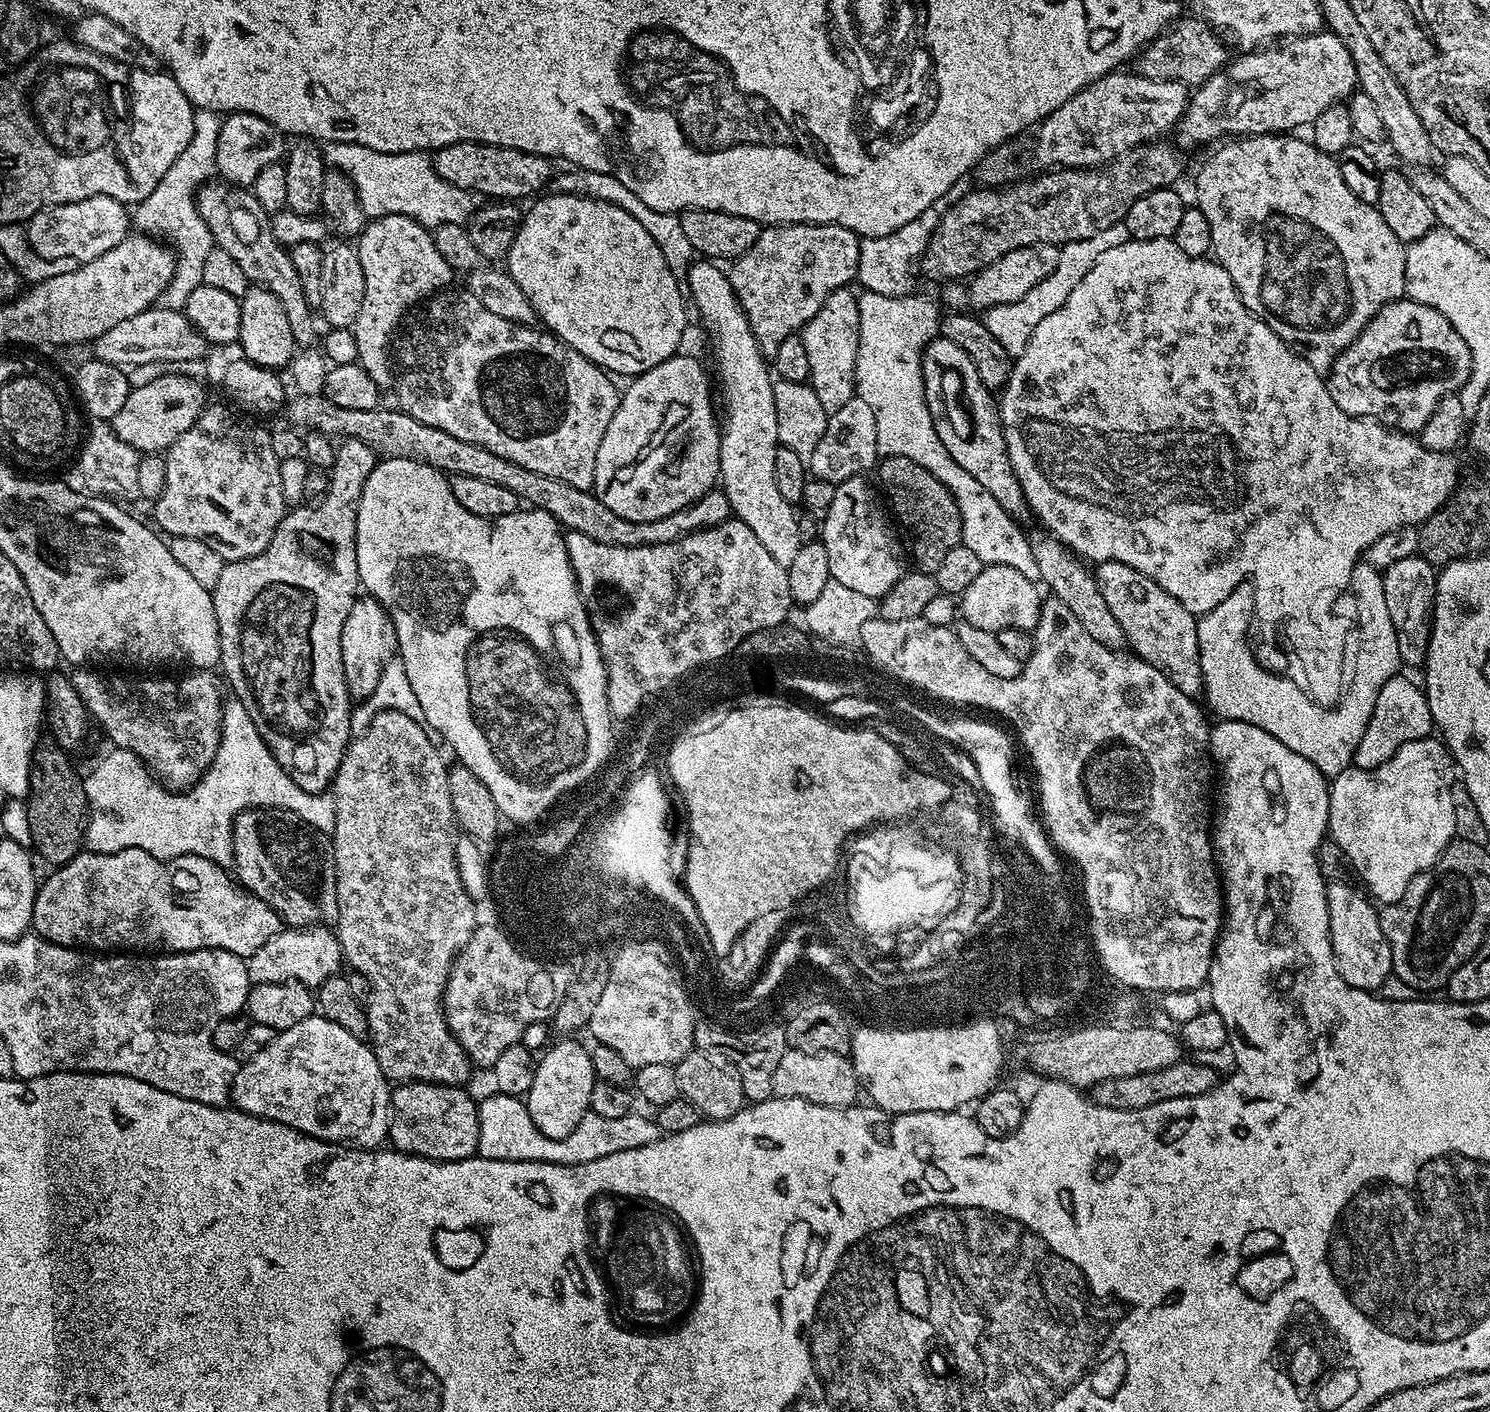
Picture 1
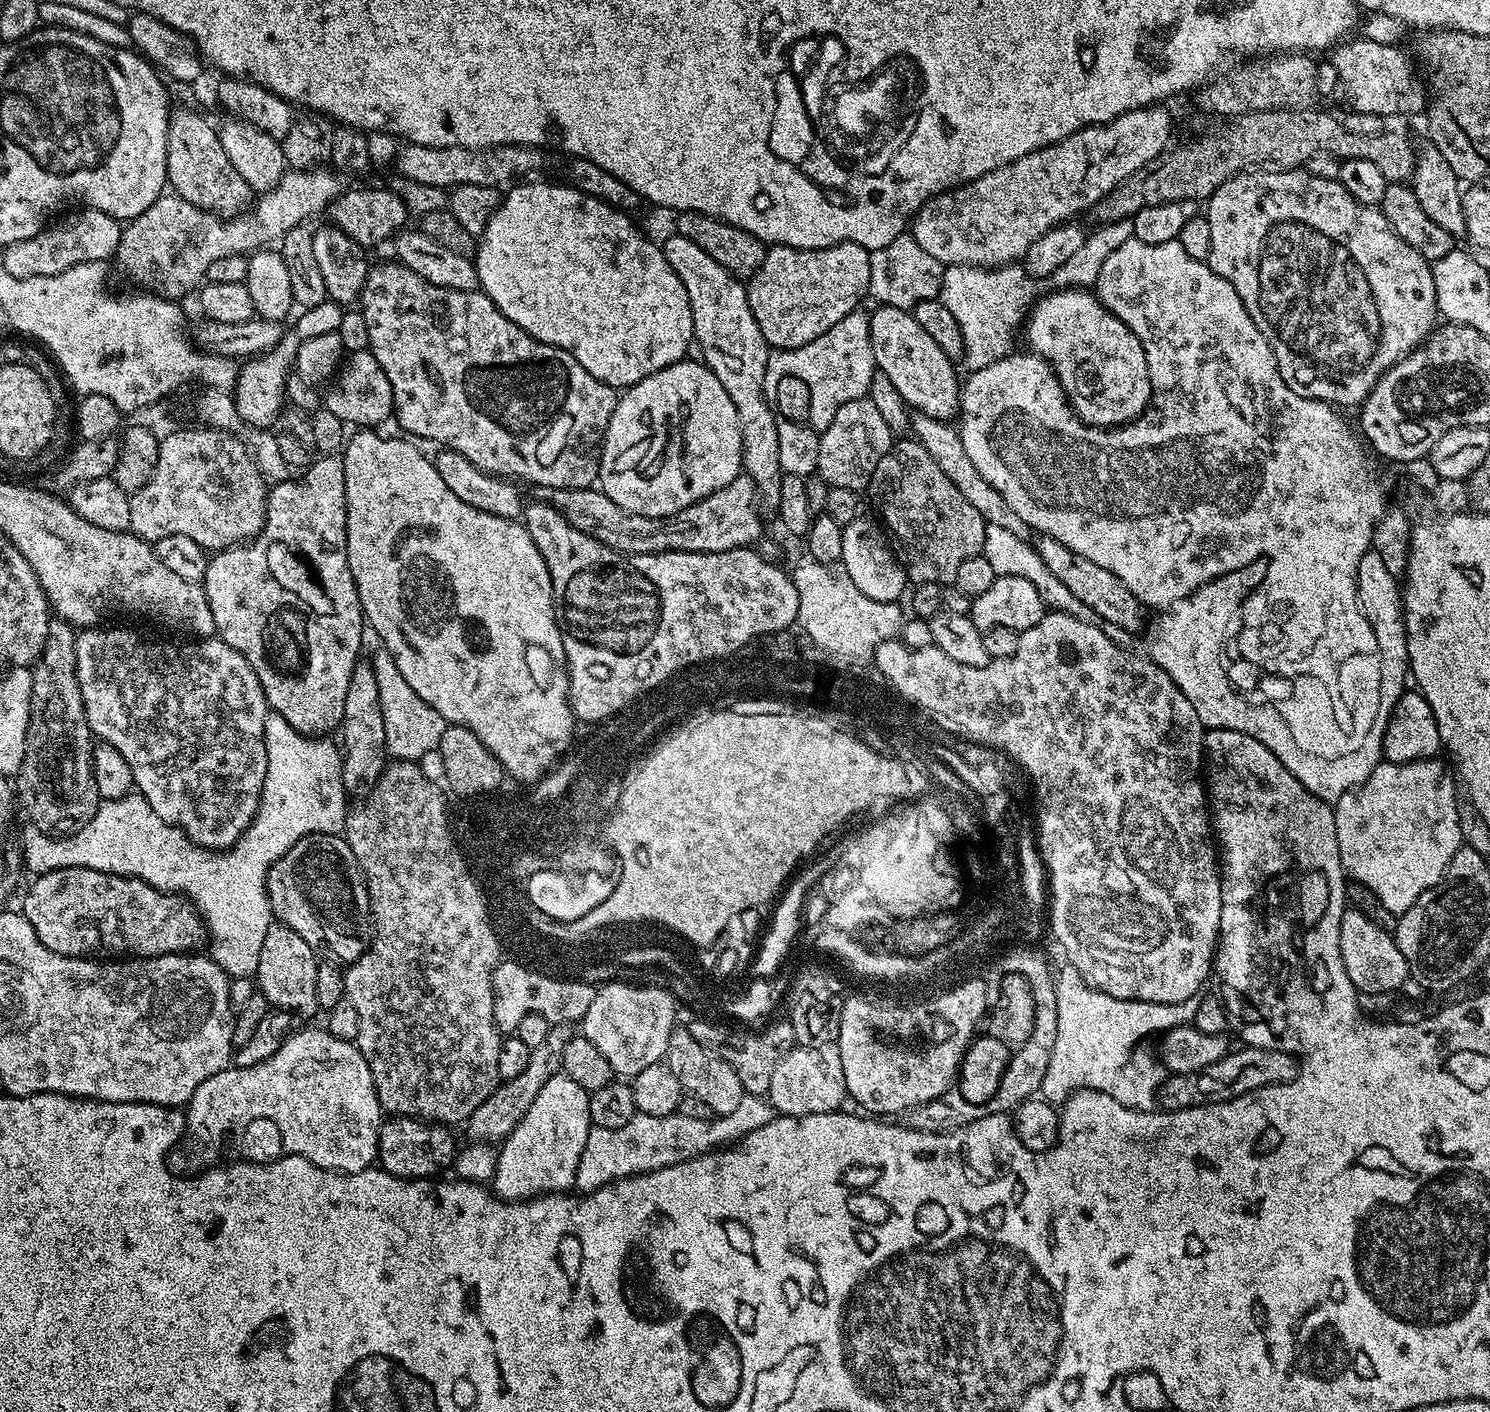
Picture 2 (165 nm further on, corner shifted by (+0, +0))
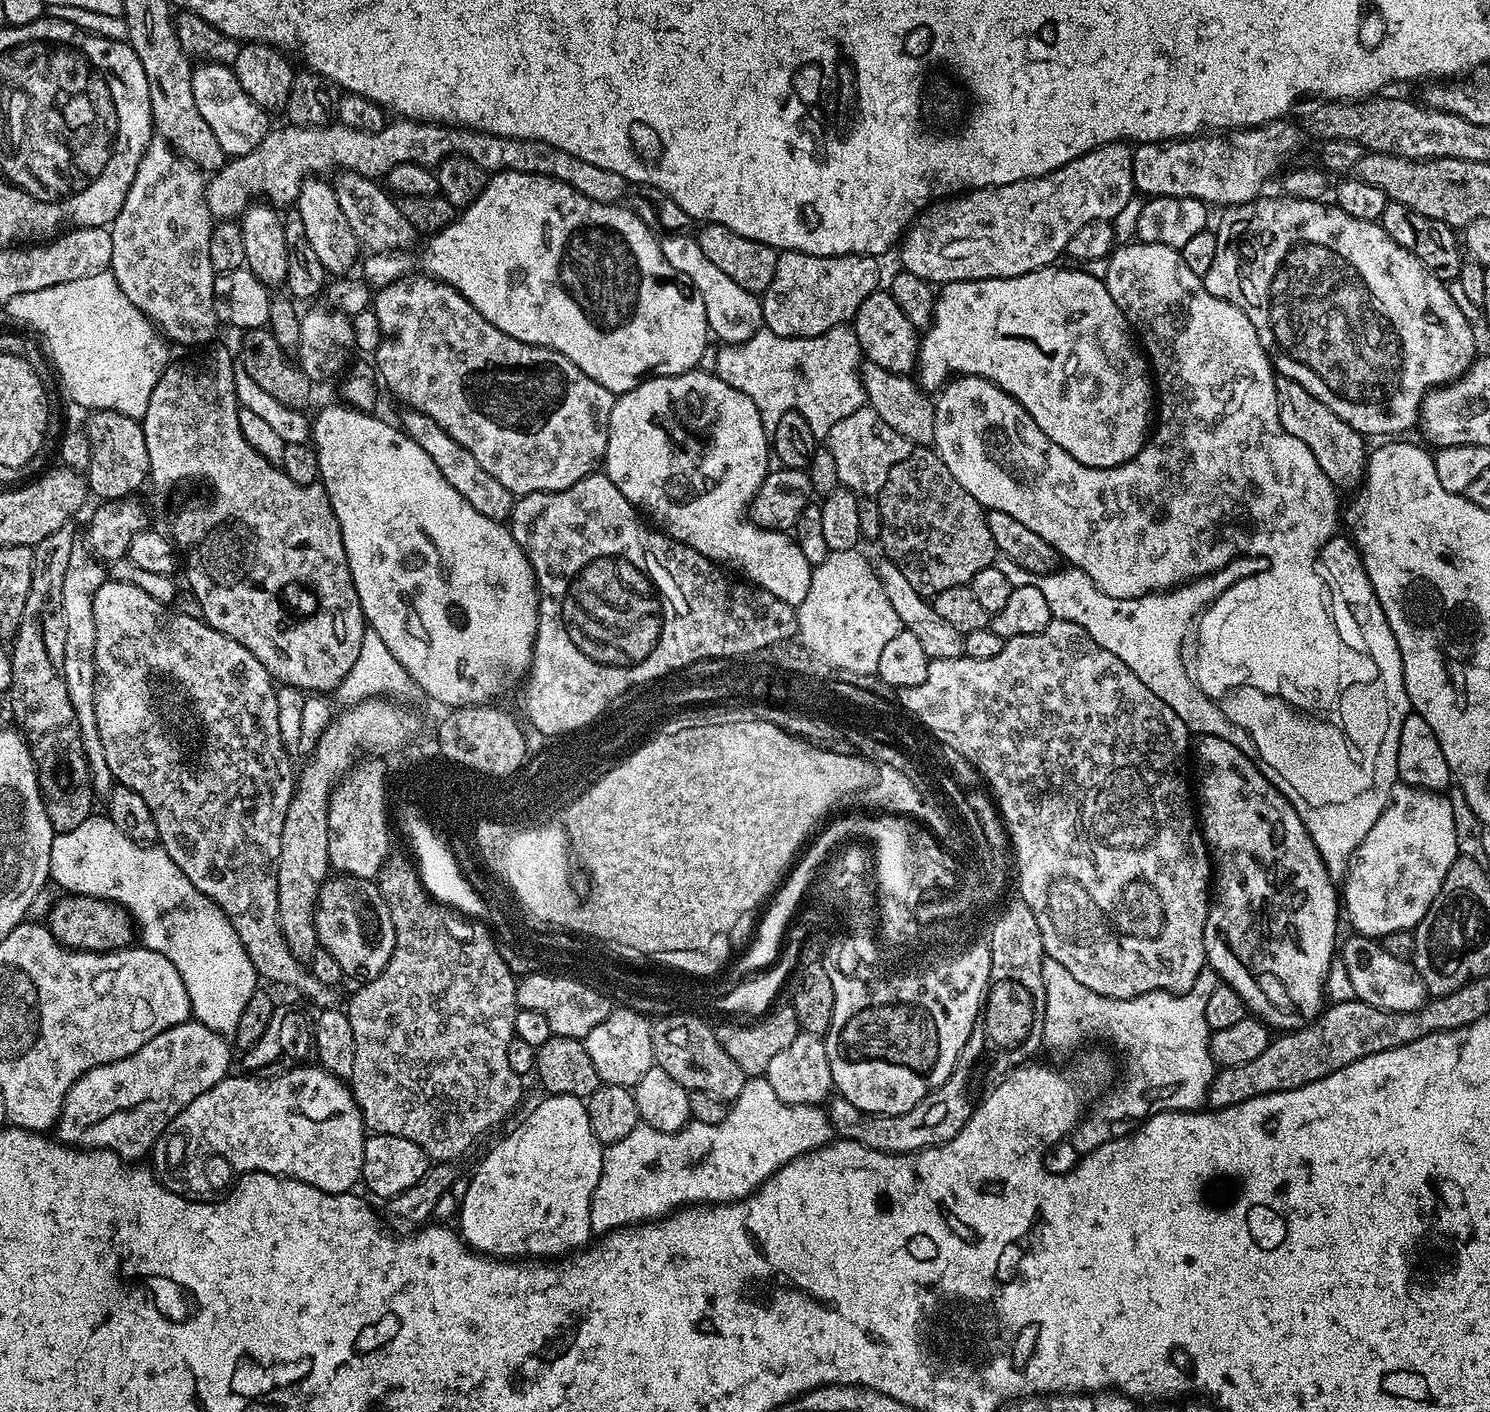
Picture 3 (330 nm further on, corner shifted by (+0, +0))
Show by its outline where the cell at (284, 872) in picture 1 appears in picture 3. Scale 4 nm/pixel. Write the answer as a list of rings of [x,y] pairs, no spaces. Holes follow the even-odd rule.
[[[333,875],[320,886],[319,907],[316,909],[316,932],[319,947],[334,956],[335,961],[344,971],[345,977],[353,976],[356,982],[367,982],[380,976],[394,954],[394,922],[390,922],[390,910],[382,898],[379,887],[372,880],[359,880],[357,876]]]

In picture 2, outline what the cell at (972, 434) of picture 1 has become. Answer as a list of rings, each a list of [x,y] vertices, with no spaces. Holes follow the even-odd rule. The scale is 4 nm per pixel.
[[[885,304],[873,307],[868,321],[870,322],[870,346],[874,350],[874,358],[879,375],[885,376],[898,390],[898,394],[904,399],[905,404],[913,413],[921,412],[930,418],[951,421],[960,411],[961,377],[956,377],[957,365],[946,354],[942,354],[938,342],[914,322],[911,311],[898,306],[886,306]]]

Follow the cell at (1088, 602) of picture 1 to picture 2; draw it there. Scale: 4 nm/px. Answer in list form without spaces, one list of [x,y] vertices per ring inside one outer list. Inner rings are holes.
[[[917,412],[911,417],[910,432],[918,443],[926,446],[926,451],[930,453],[930,458],[934,458],[934,462],[938,462],[942,474],[946,474],[946,478],[950,478],[950,482],[954,482],[954,486],[958,486],[964,497],[978,509],[978,514],[982,514],[985,524],[1002,526],[1002,530],[1010,530],[1010,534],[1018,534],[1018,538],[1029,539],[1028,524],[1022,522],[1022,518],[1018,518],[1018,514],[1014,514],[1010,506],[1006,506],[1006,498],[1002,498],[1002,494],[998,494],[998,490],[994,490],[994,486],[990,486],[990,482],[982,478],[982,474],[966,454],[966,446],[962,446],[962,438],[955,423],[930,418]]]

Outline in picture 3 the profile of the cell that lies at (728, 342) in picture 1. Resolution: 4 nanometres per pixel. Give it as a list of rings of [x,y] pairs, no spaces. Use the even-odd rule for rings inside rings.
[[[670,232],[659,237],[662,254],[666,254],[666,262],[674,266],[684,276],[691,280],[692,285],[702,294],[702,302],[706,306],[708,330],[720,342],[739,342],[749,340],[764,323],[762,300],[757,293],[742,290],[738,282],[722,274],[718,266],[712,265],[702,254],[702,246],[698,246],[695,235],[682,232]]]

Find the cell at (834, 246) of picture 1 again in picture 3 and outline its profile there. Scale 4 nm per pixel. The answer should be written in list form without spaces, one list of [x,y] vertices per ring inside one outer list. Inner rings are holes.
[[[781,251],[776,258],[774,282],[762,293],[763,327],[779,336],[817,336],[840,324],[848,324],[870,293],[877,291],[881,261],[875,256],[811,256]]]

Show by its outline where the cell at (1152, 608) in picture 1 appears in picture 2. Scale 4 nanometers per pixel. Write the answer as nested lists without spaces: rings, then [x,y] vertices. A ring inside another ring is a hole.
[[[1037,535],[1035,539],[1034,547],[1042,562],[1046,564],[1046,570],[1050,570],[1050,574],[1054,574],[1054,578],[1058,578],[1058,582],[1062,582],[1062,586],[1066,586],[1066,590],[1070,590],[1070,594],[1074,594],[1078,602],[1082,602],[1085,610],[1089,613],[1093,612],[1091,613],[1093,617],[1101,616],[1096,618],[1104,624],[1117,624],[1128,634],[1145,627],[1145,605],[1141,604],[1137,596],[1130,594],[1130,590],[1126,590],[1126,582],[1122,582],[1122,578],[1110,574],[1110,570],[1102,570],[1102,566],[1090,562],[1090,558],[1082,558],[1082,554],[1074,554],[1074,550],[1062,546],[1058,538]]]

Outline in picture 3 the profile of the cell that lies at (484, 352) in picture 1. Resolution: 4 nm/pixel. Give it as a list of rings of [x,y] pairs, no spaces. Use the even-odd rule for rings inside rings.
[[[409,274],[403,276],[401,280],[390,282],[384,288],[379,289],[374,296],[374,309],[378,324],[381,326],[381,342],[374,353],[374,367],[383,387],[385,389],[388,387],[398,399],[405,400],[408,403],[405,405],[409,409],[426,414],[426,418],[434,418],[434,422],[438,422],[438,426],[442,426],[442,430],[446,430],[446,434],[450,434],[450,438],[454,438],[458,446],[466,446],[466,450],[474,454],[478,466],[482,466],[486,474],[498,478],[498,482],[502,482],[502,486],[506,486],[506,490],[510,490],[513,497],[529,496],[535,492],[561,492],[574,486],[574,482],[586,478],[591,472],[597,471],[606,454],[610,414],[616,405],[617,393],[606,390],[606,386],[582,374],[582,370],[578,370],[578,366],[574,366],[574,362],[570,362],[562,354],[537,344],[518,342],[518,338],[510,338],[510,334],[486,322],[486,318],[482,318],[482,314],[474,310],[472,303],[445,280],[437,280],[435,276],[427,274],[416,275]]]

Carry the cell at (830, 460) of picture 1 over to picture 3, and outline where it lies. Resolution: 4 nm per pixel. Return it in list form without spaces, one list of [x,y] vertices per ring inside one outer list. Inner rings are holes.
[[[865,406],[842,418],[842,422],[834,422],[834,430],[830,430],[826,437],[826,447],[834,456],[840,484],[855,492],[857,497],[876,498],[879,497],[882,486],[886,486],[886,474],[890,474],[890,470],[898,466],[898,462],[902,462],[902,458],[906,458],[914,446],[902,438],[898,430],[890,430],[890,426],[878,418],[873,408]]]

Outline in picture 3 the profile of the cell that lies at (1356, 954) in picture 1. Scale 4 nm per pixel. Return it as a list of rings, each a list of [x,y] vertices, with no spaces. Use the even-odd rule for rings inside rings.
[[[1349,935],[1349,940],[1342,944],[1342,963],[1350,974],[1354,986],[1355,999],[1370,1006],[1378,1006],[1387,1012],[1409,1012],[1418,1010],[1429,999],[1428,987],[1418,974],[1411,959],[1396,958],[1384,950],[1379,939],[1371,936]]]

